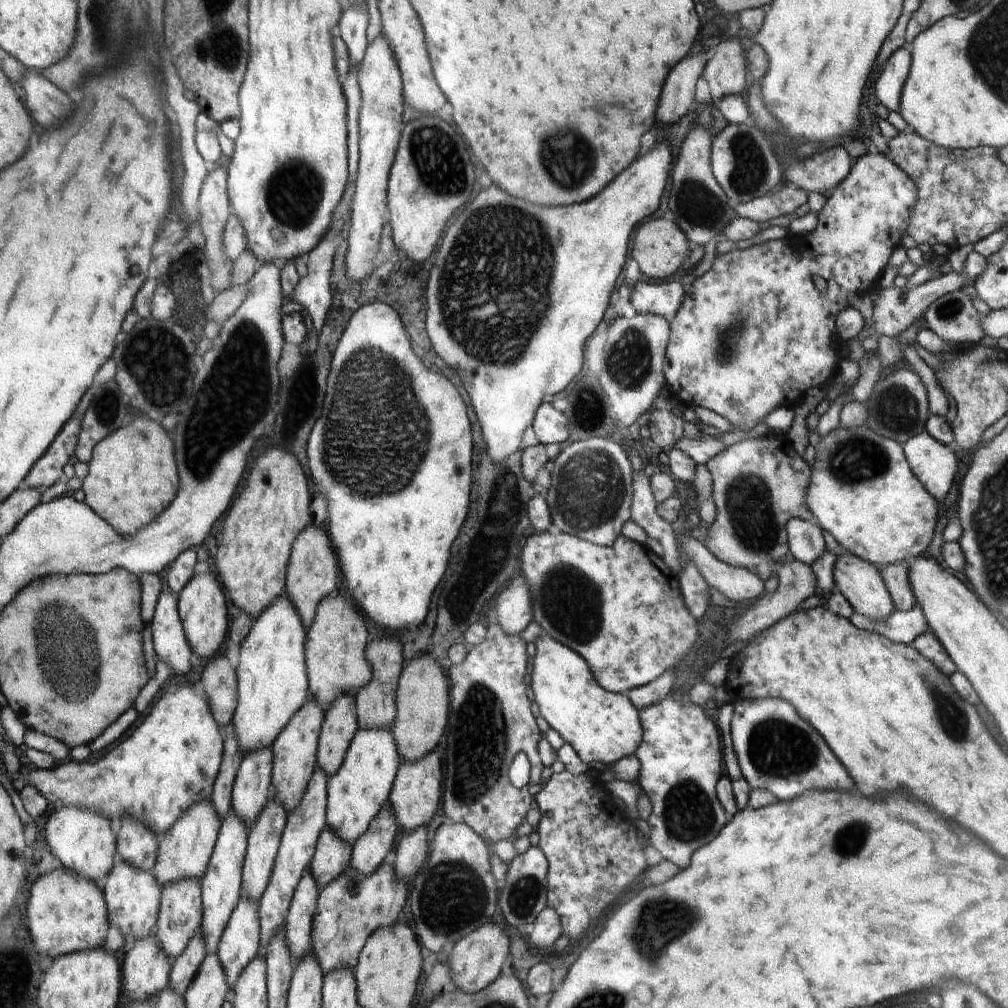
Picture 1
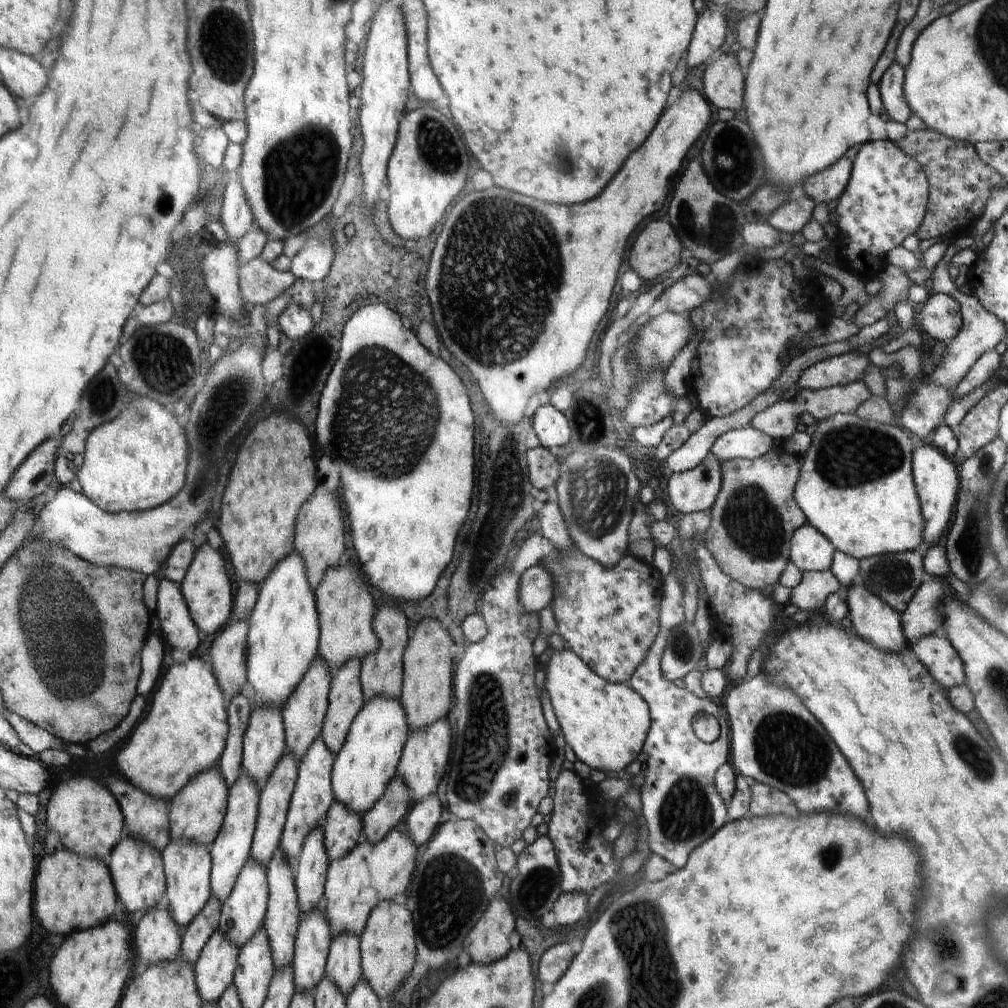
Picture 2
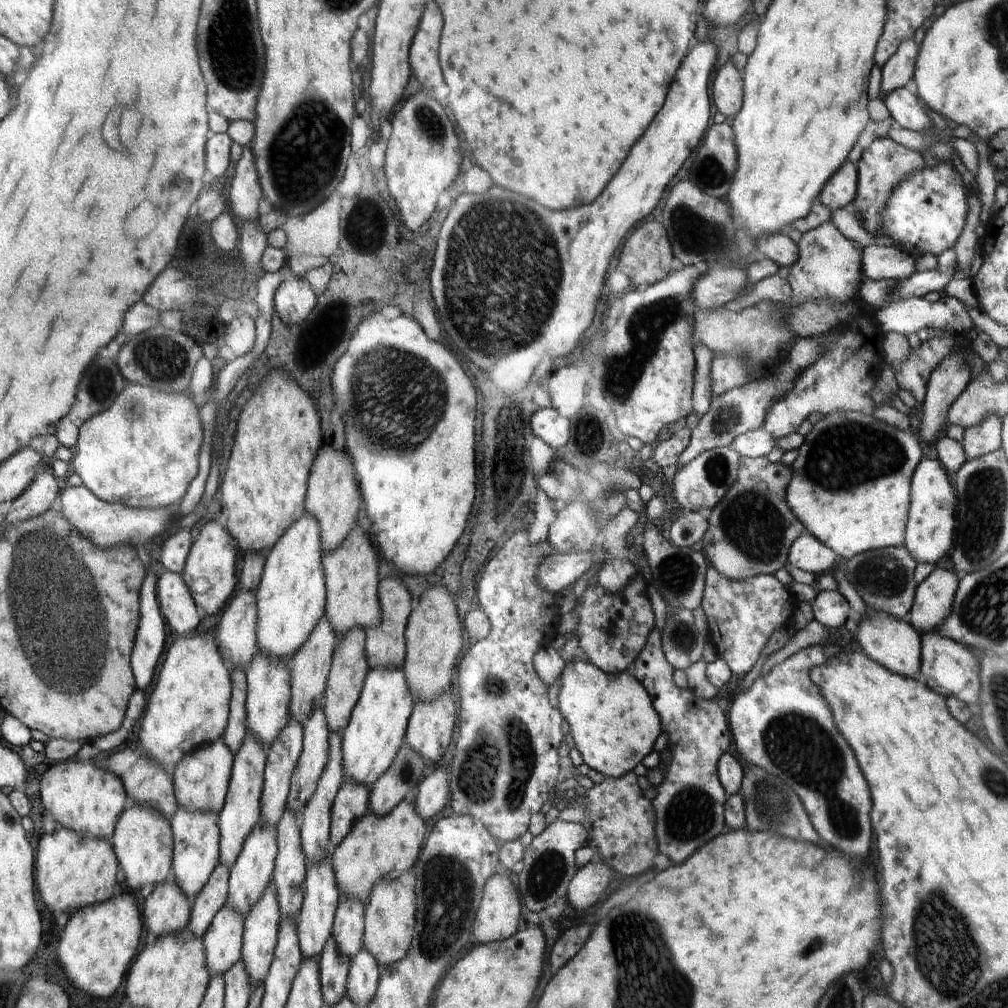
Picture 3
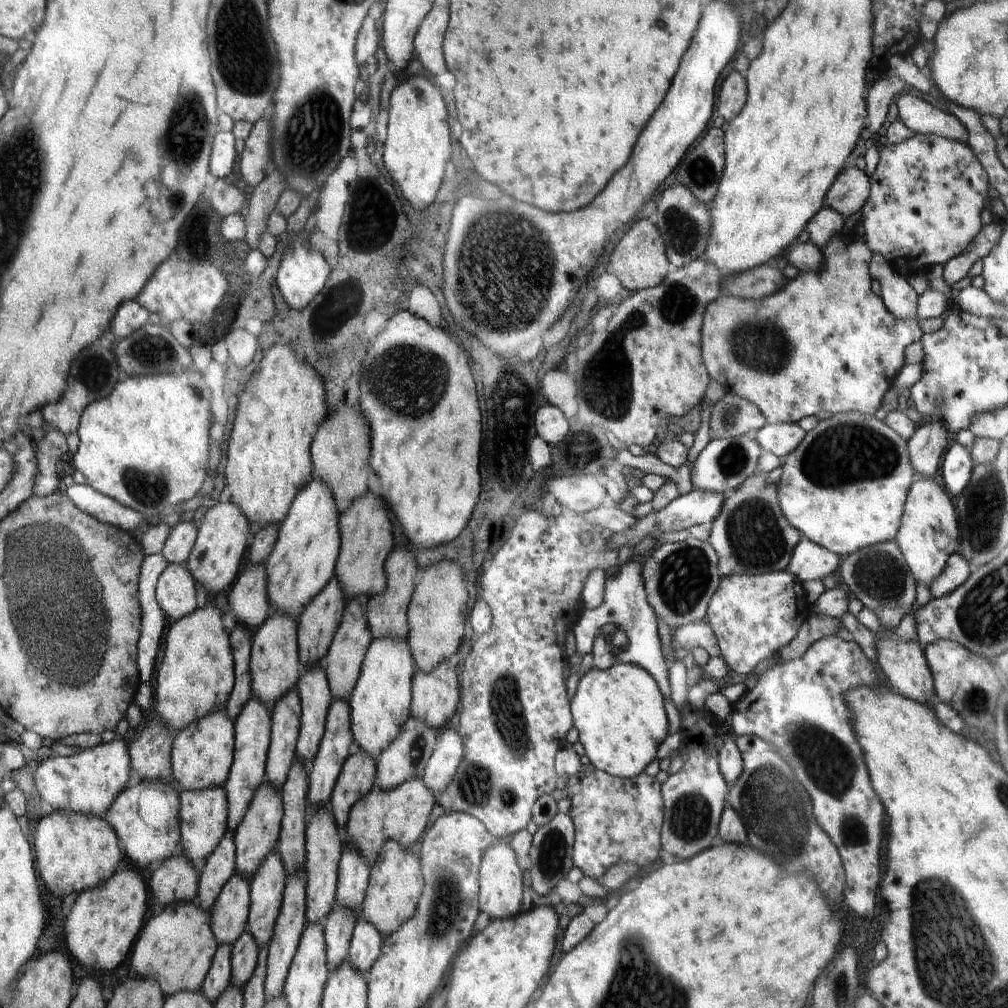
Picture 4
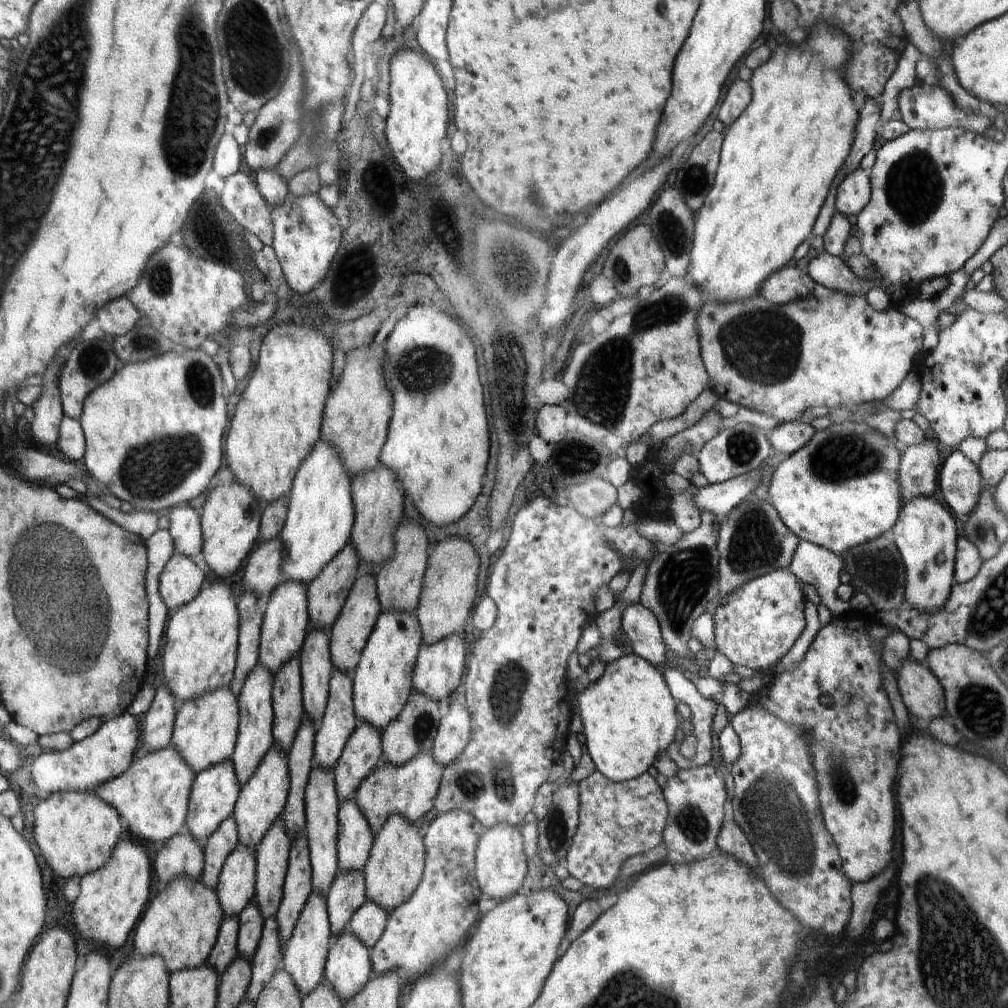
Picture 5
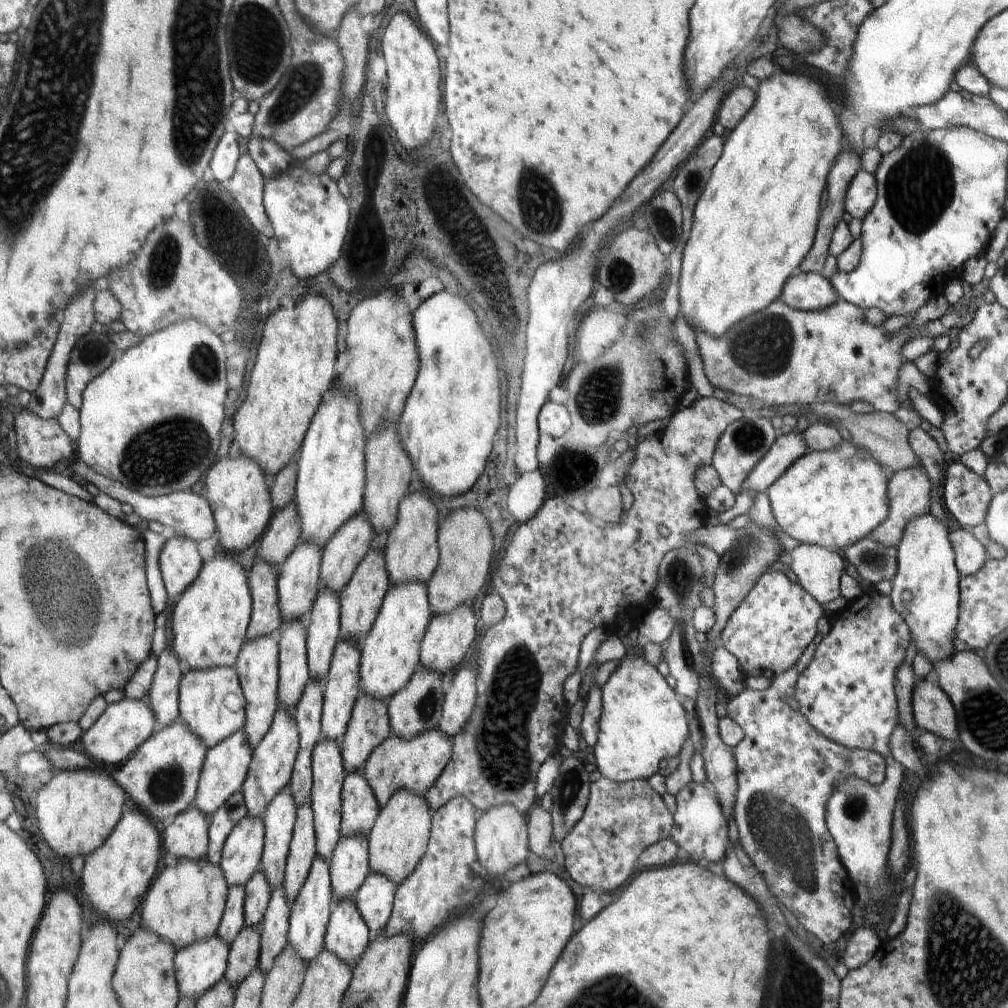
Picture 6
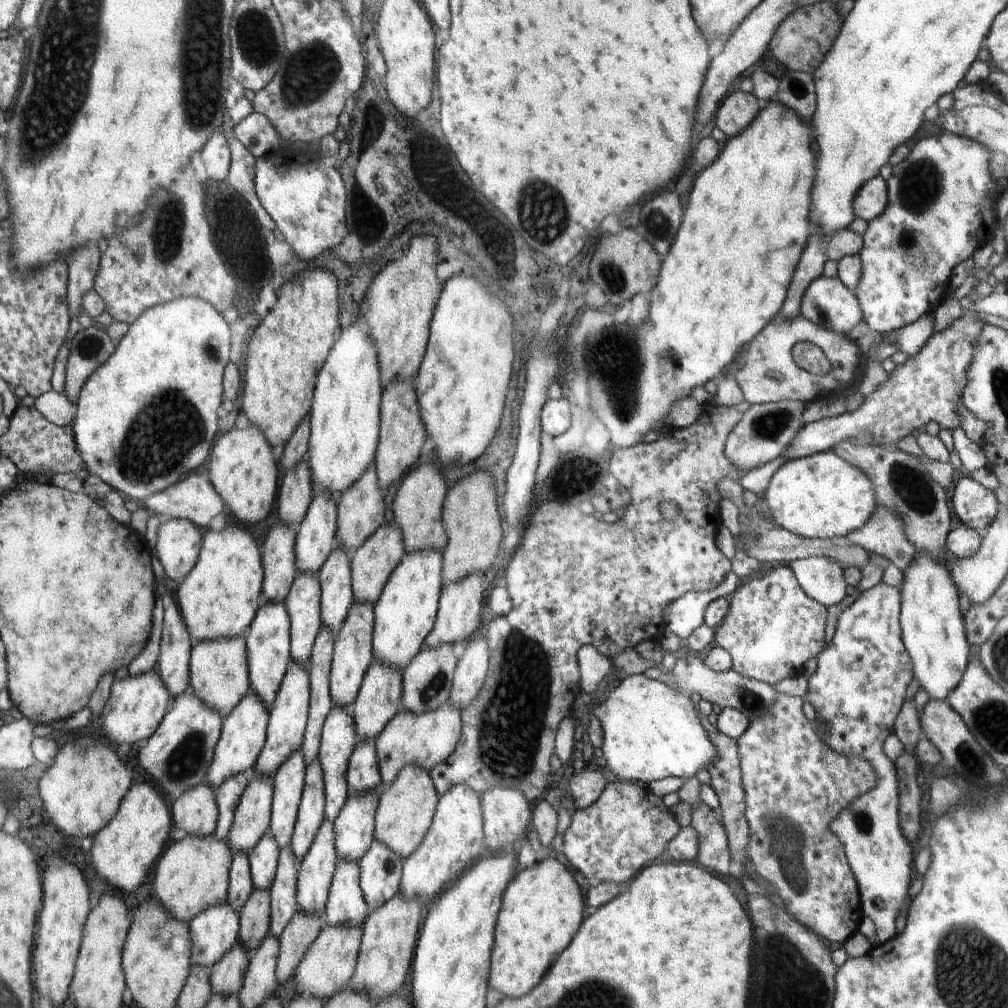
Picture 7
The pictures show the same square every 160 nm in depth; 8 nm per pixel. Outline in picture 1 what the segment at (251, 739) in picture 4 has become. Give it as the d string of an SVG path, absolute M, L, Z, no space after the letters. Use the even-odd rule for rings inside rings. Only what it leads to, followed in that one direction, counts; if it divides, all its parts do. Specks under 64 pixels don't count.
M231 810L222 821L222 828L218 834L218 844L215 845L208 865L207 873L201 878L202 903L204 910L203 924L198 932L203 935L205 953L207 955L216 953L219 949L219 942L222 940L224 929L227 928L231 914L236 905L239 904L243 890L243 865L246 862L247 842L250 836L246 823L239 815Z

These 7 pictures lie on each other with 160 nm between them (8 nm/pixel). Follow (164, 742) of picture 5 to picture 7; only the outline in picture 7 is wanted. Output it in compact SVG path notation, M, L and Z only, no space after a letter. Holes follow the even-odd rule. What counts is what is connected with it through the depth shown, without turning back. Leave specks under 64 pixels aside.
M168 594L162 597L163 629L156 670L175 700L190 686L191 650L194 646L180 606Z

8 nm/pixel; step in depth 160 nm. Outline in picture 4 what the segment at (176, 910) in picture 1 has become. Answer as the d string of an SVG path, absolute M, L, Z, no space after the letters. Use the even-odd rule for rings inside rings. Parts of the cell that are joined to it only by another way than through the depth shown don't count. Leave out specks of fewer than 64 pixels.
M212 787L201 791L179 790L179 818L182 822L182 847L181 853L192 866L200 860L207 861L207 858L215 852L220 841L228 833L228 802L227 792L224 787Z

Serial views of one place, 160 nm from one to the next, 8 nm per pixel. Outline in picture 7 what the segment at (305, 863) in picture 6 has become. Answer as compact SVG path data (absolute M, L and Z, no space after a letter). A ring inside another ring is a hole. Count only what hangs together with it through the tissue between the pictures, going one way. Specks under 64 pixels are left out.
M318 759L305 770L306 776L301 801L297 812L294 832L291 836L289 847L296 859L301 864L324 818L324 785L322 771Z

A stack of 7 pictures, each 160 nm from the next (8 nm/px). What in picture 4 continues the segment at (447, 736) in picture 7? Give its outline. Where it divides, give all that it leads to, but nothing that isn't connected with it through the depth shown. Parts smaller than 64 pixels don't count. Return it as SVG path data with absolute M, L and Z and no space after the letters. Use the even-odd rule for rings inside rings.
M410 779L390 791L372 788L371 792L356 802L351 810L350 820L345 826L345 842L357 849L366 864L372 868L386 842L396 841L404 850L412 848L412 844L417 844L418 838L424 834L428 826L432 808L432 790L422 779Z

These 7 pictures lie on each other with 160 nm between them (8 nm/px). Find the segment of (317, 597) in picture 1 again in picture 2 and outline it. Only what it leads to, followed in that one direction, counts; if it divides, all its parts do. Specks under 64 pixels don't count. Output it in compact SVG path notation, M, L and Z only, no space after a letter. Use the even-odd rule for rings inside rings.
M320 484L316 488L316 494L308 500L308 506L300 510L300 522L296 522L296 552L308 558L308 574L312 574L312 586L320 584L328 569L340 566L340 558L346 550L344 538L344 512L334 500L332 492L324 484Z

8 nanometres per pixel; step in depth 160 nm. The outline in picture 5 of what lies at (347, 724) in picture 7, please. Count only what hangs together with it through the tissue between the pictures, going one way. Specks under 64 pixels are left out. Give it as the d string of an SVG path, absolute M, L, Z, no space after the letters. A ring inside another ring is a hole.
M314 766L305 788L304 836L308 841L313 892L324 896L335 881L336 872L339 872L339 862L336 862L336 838L339 838L338 801L334 770L325 771Z

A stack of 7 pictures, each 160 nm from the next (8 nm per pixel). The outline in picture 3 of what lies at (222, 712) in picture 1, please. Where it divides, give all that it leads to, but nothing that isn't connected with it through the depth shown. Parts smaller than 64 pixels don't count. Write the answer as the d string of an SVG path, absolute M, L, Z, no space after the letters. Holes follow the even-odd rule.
M238 591L228 609L224 610L218 630L214 633L228 668L242 672L248 669L250 660L259 650L256 640L259 630L256 628L259 625L255 593Z

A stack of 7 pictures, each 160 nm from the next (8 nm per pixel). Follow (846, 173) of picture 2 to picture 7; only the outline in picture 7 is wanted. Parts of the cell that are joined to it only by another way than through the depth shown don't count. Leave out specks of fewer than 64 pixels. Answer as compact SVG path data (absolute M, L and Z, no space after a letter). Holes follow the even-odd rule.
M876 176L864 184L860 194L856 194L853 202L853 211L869 223L884 212L888 204L888 191L886 181L881 176Z

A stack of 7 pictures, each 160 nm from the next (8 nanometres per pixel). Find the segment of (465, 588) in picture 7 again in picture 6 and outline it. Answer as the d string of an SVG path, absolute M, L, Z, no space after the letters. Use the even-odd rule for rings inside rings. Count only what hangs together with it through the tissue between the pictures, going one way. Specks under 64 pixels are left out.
M466 605L459 606L456 610L445 615L433 616L420 648L420 664L447 679L454 670L460 668L462 660L469 651L470 644L476 638L477 630L478 622L474 611Z

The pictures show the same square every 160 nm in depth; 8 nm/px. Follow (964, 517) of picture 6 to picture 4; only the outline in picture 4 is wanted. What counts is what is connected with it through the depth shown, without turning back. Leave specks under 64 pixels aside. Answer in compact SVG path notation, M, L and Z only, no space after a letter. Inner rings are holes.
M951 439L944 460L942 460L942 480L950 497L956 498L964 492L972 476L974 461L969 450L958 441Z

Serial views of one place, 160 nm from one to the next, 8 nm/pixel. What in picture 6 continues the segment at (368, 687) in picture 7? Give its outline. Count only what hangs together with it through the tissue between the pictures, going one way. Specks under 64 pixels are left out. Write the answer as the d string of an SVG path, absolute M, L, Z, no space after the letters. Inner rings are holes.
M360 692L346 736L339 744L346 772L362 770L372 752L386 741L391 733L386 700L373 699Z

